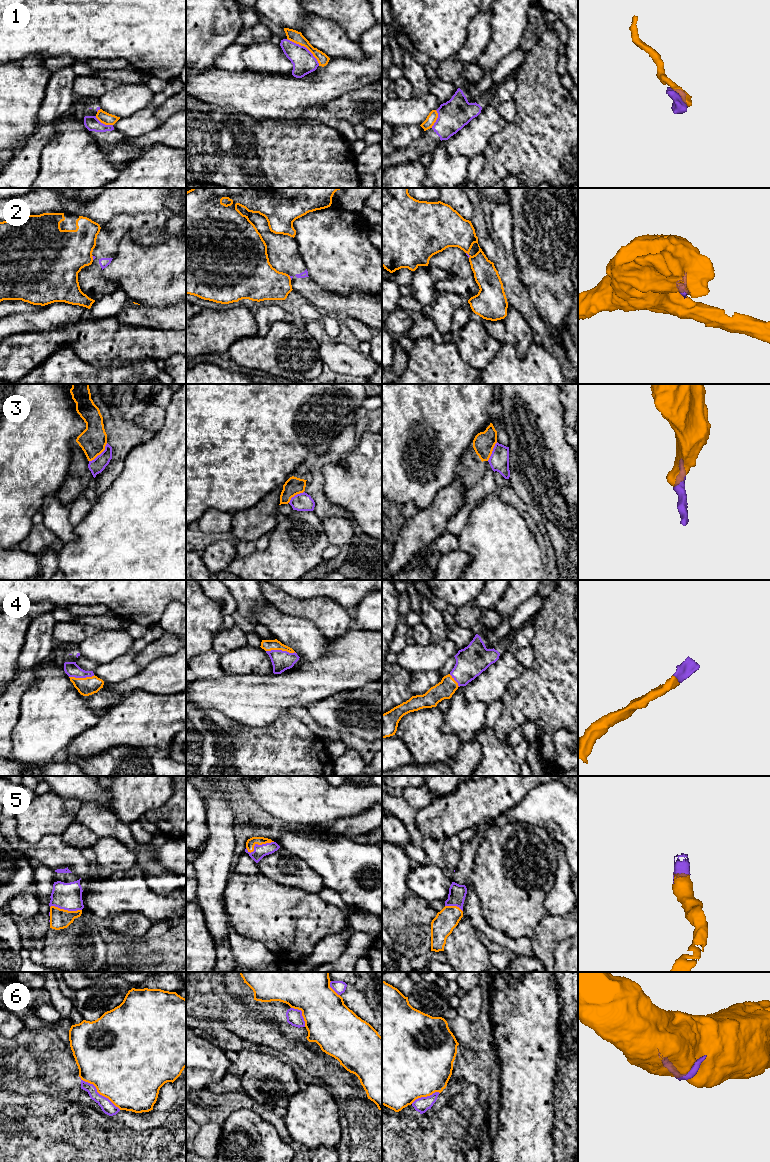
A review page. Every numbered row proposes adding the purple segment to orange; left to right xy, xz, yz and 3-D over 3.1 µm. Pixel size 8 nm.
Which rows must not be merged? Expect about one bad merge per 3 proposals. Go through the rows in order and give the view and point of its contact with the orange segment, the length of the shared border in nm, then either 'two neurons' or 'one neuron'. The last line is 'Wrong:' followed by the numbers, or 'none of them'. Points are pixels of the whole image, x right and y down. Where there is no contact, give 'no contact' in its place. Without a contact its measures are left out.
1: contact xz (305, 46); length 340 nm; two neurons
2: contact yz (468, 254); length 50 nm; two neurons
3: contact xy (99, 454); length 220 nm; two neurons
4: contact xz (281, 649); length 240 nm; one neuron
5: contact xz (258, 844); length 240 nm; one neuron
6: contact xy (99, 1093); length 420 nm; two neurons
Wrong: 1, 2, 3, 6

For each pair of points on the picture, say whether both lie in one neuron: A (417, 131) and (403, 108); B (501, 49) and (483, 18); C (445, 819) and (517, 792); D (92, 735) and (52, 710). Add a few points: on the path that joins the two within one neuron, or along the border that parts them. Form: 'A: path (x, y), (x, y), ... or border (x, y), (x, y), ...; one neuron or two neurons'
A: border (419, 124), (399, 125), (394, 128); two neurons
B: border (491, 10), (491, 37), (481, 53); two neurons
C: path (463, 809), (484, 801), (499, 789); one neuron
D: border (98, 713), (98, 720), (77, 735), (67, 746); two neurons

